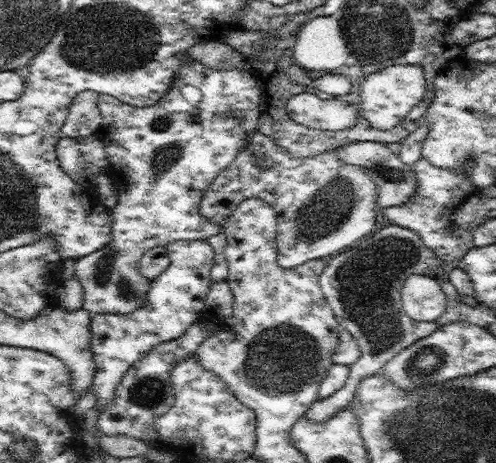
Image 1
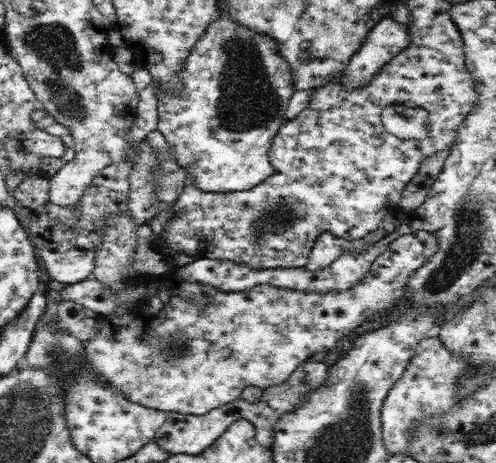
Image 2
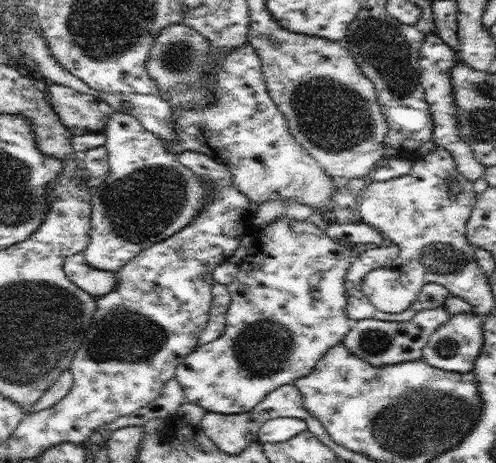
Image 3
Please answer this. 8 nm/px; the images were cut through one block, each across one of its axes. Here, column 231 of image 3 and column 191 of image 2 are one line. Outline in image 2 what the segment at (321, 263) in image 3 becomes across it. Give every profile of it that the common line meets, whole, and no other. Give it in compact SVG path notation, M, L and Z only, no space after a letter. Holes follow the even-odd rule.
M116 212L104 220L102 226L102 244L96 252L96 268L94 276L114 294L126 290L128 286L146 286L158 284L158 292L152 294L140 306L128 306L122 314L110 314L98 318L96 336L84 344L84 362L82 372L88 372L102 386L112 386L124 394L130 402L162 412L180 412L180 414L196 414L204 416L210 410L228 404L244 392L248 386L268 388L272 384L280 384L292 376L292 372L306 360L312 358L314 352L332 350L344 336L348 336L354 328L358 328L364 320L376 320L378 314L390 314L394 306L400 302L404 286L408 278L428 262L438 252L438 240L428 232L412 232L402 238L396 238L384 254L380 254L368 278L344 292L330 294L314 294L302 290L286 290L272 284L254 286L248 292L222 292L210 284L198 284L182 280L178 272L180 266L170 268L168 276L160 274L136 274L132 268L136 266L136 248L140 244L140 224L134 222L130 212Z

